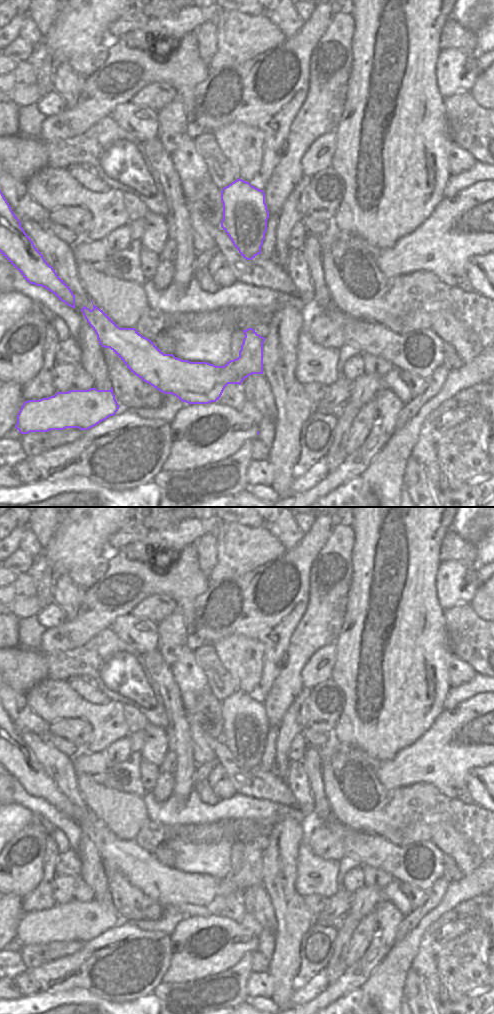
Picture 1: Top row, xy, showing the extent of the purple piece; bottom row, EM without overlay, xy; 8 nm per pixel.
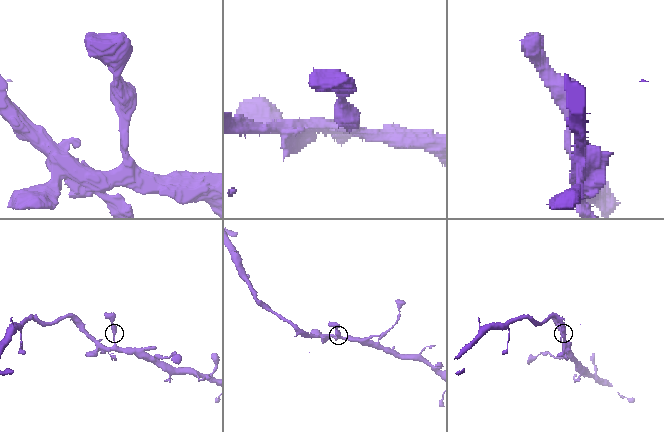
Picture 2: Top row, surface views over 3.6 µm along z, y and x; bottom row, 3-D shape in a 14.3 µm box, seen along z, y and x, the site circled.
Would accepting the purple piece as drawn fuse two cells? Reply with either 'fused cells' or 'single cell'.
single cell

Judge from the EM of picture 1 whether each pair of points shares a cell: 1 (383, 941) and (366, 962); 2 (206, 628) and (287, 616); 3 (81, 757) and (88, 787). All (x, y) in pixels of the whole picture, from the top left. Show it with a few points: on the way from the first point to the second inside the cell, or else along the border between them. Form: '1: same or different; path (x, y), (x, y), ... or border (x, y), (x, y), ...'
1: different; border (371, 940), (374, 954), (381, 959)
2: same; path (226, 626), (230, 626), (238, 618), (267, 616)
3: different; border (77, 773), (85, 773), (102, 784)

